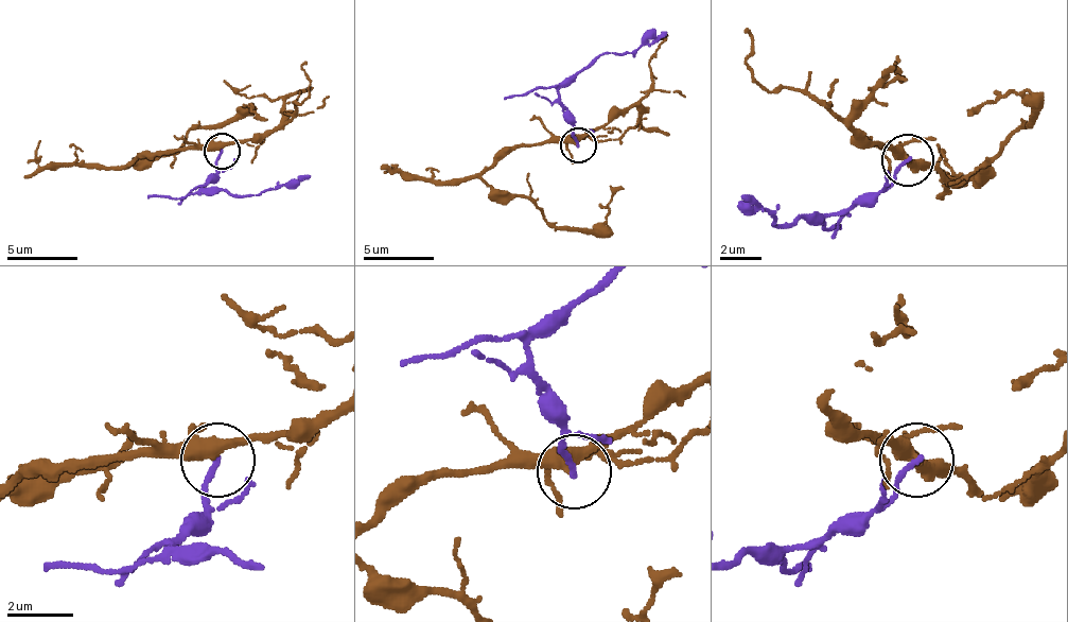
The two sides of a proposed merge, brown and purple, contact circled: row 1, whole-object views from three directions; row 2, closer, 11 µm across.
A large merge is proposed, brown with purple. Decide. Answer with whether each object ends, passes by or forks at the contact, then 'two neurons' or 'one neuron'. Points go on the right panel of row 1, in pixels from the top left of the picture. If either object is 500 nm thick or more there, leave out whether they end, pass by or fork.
brown forks | purple ends | two neurons

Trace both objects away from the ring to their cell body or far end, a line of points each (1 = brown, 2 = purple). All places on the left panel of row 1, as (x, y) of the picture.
1: (221, 150), (157, 150), (140, 153), (125, 168), (168, 157), (199, 125), (239, 118), (249, 104), (263, 122)
2: (221, 150), (217, 171), (203, 189), (245, 195), (277, 189), (309, 174)

